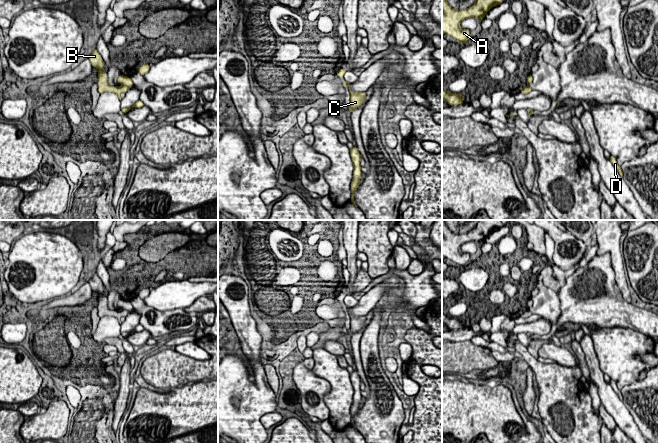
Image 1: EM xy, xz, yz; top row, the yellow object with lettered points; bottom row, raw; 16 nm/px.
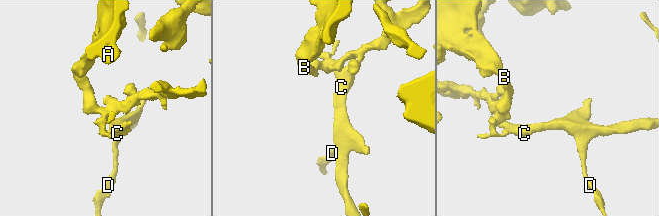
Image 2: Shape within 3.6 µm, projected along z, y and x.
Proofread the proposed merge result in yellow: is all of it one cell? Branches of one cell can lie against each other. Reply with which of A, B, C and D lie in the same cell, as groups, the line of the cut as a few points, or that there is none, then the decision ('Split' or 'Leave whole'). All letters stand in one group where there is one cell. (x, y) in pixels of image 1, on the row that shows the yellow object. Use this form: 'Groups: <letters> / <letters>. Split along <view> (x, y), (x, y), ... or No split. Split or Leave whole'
Groups: A B / C D. Split along yz (532, 110), (528, 112). Split

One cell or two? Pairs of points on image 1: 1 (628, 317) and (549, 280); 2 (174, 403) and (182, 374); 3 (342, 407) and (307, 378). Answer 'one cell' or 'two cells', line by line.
1: one cell
2: two cells
3: two cells

